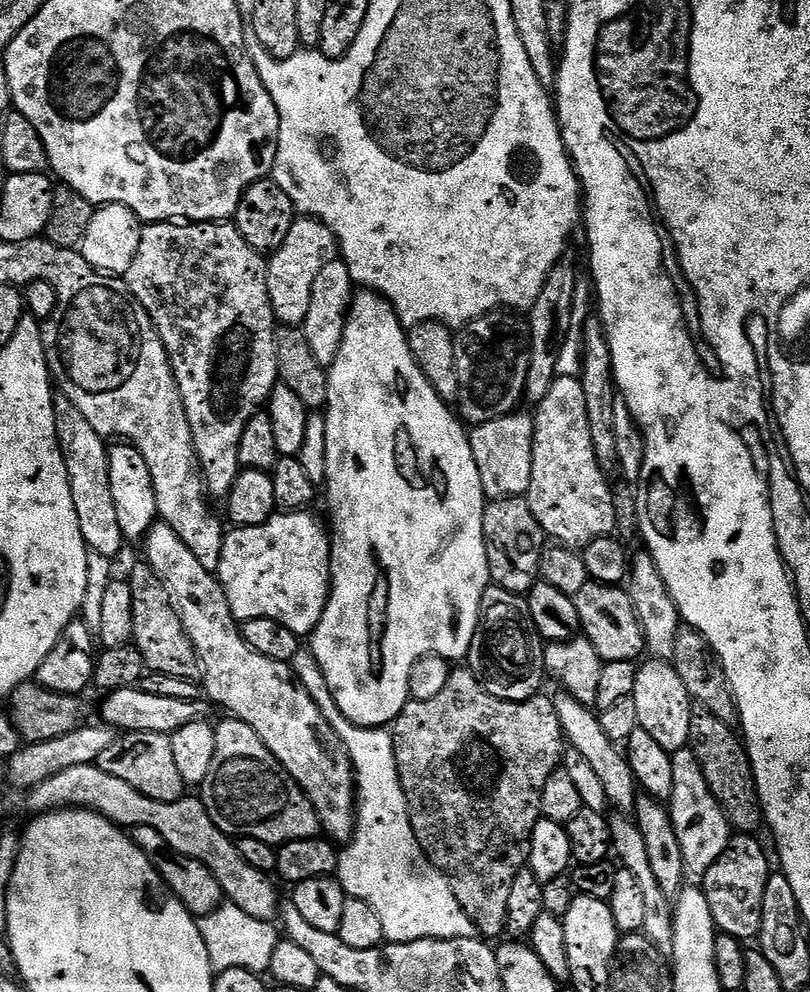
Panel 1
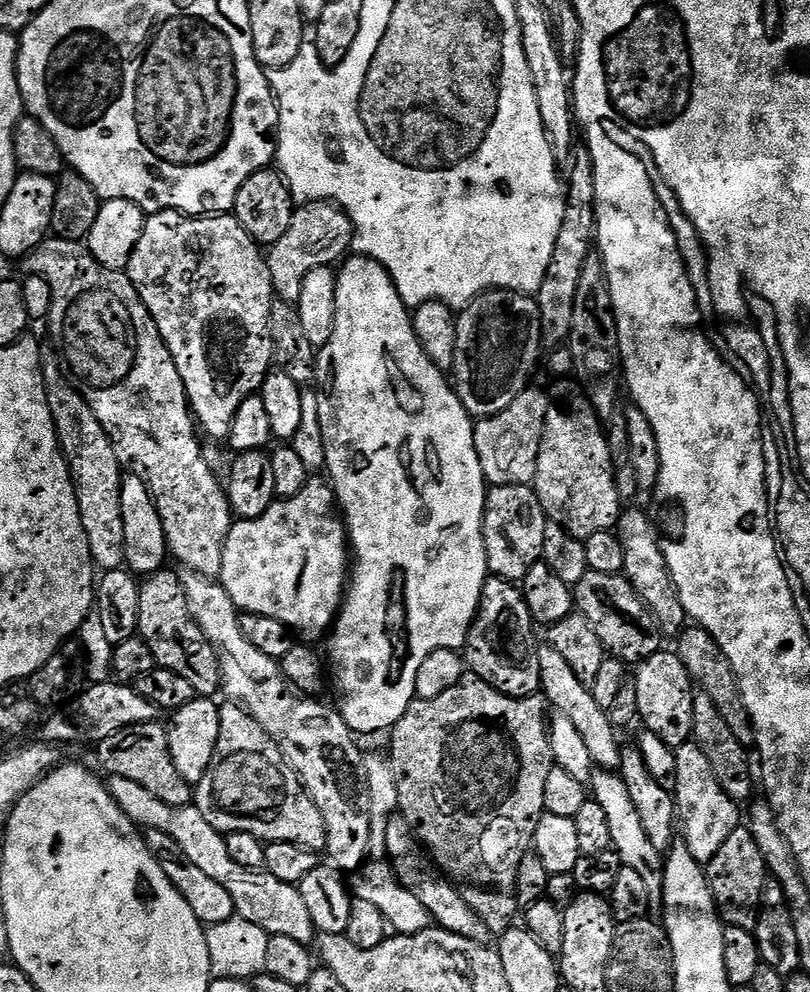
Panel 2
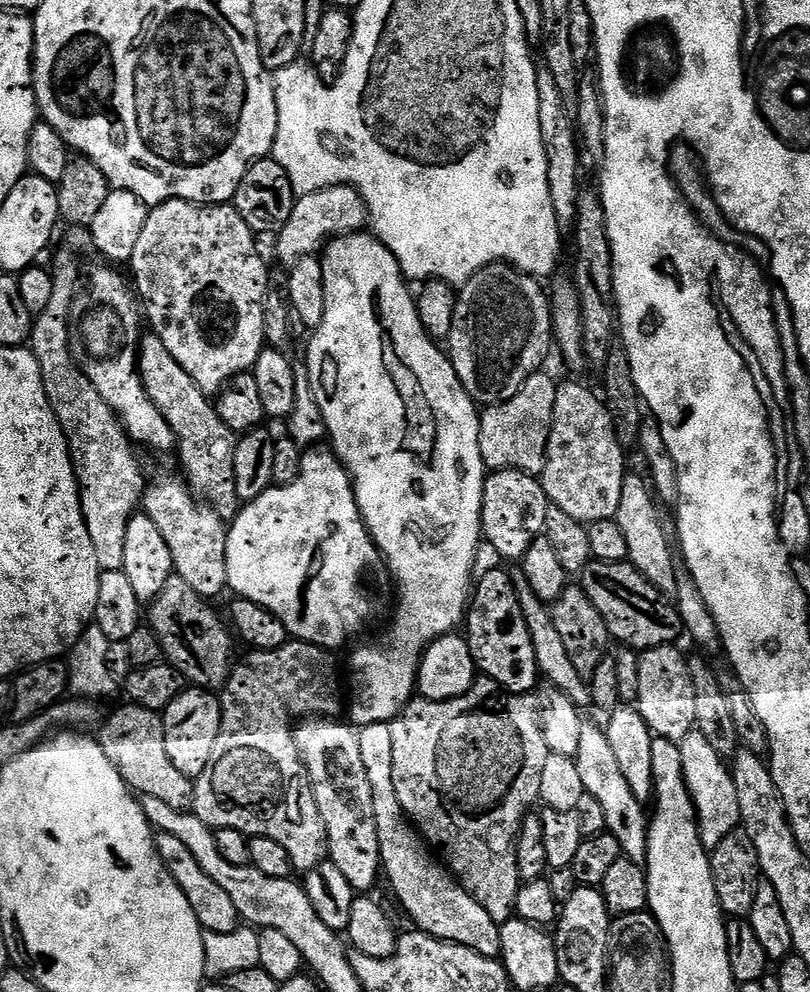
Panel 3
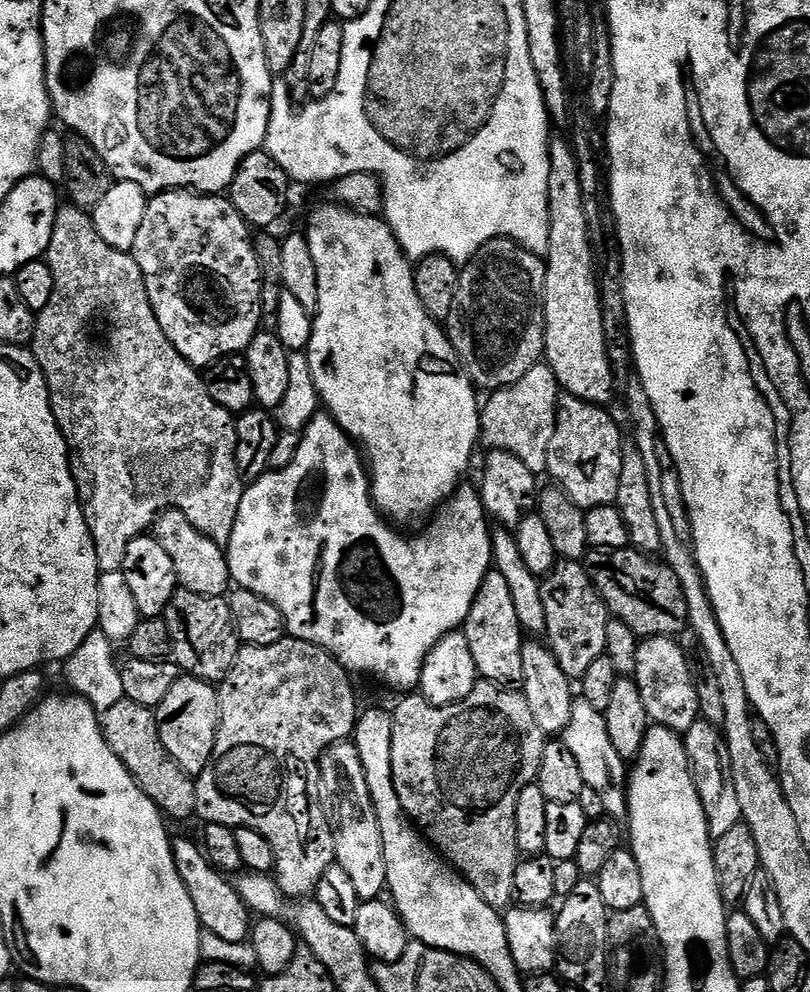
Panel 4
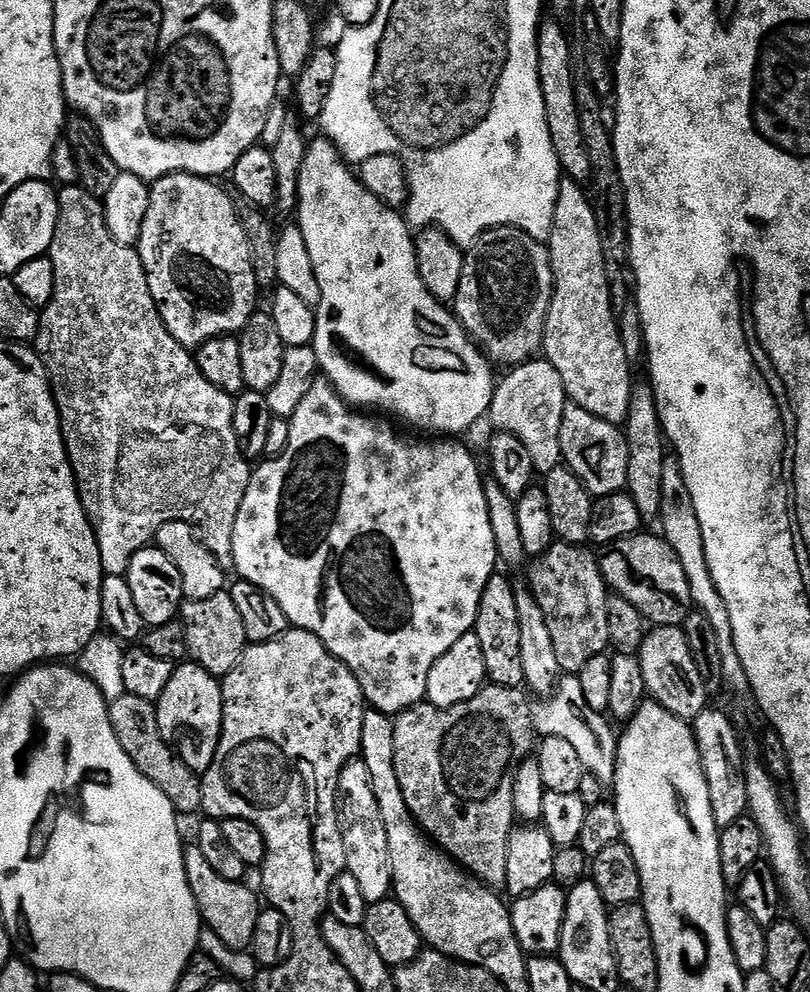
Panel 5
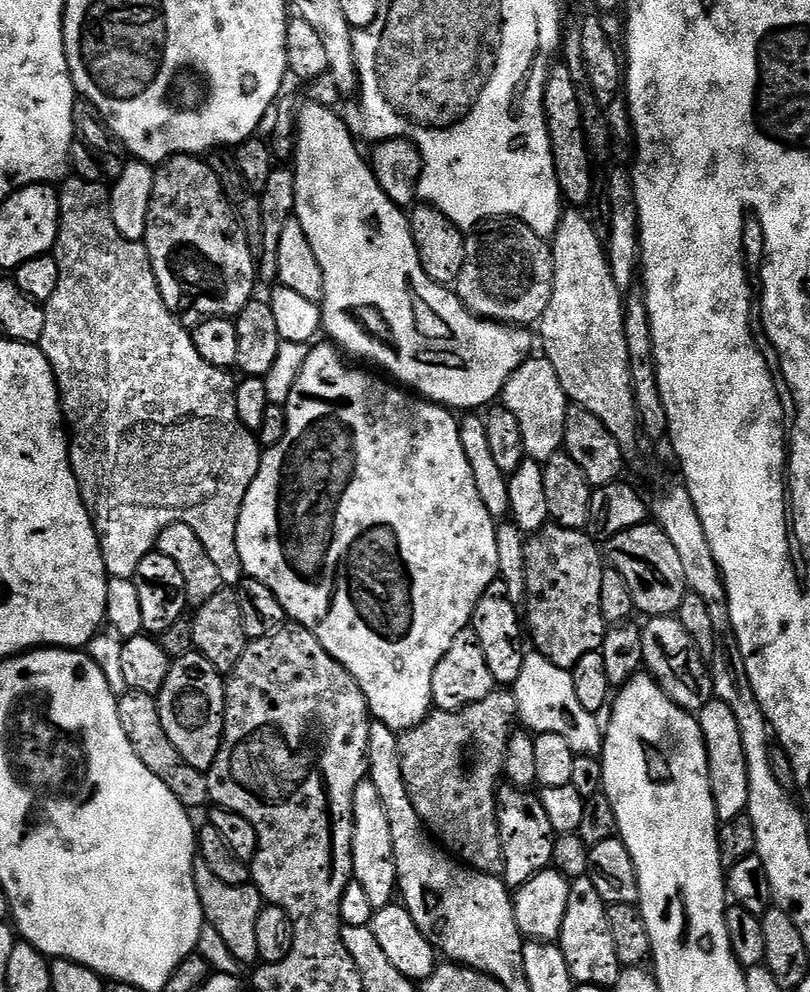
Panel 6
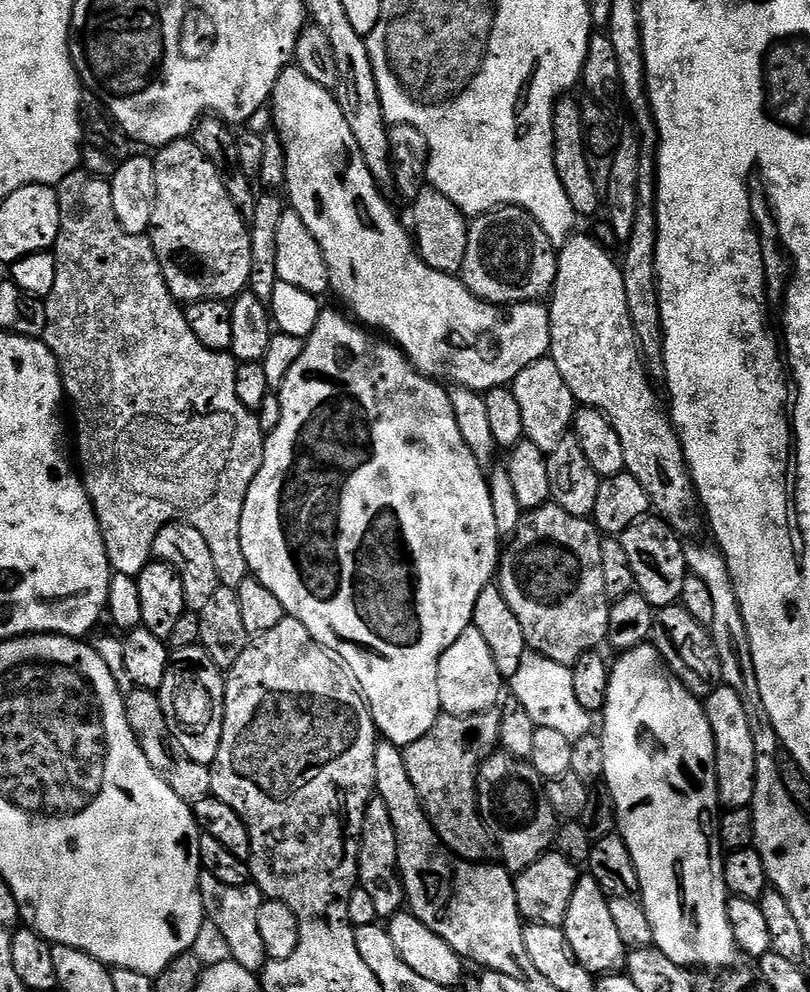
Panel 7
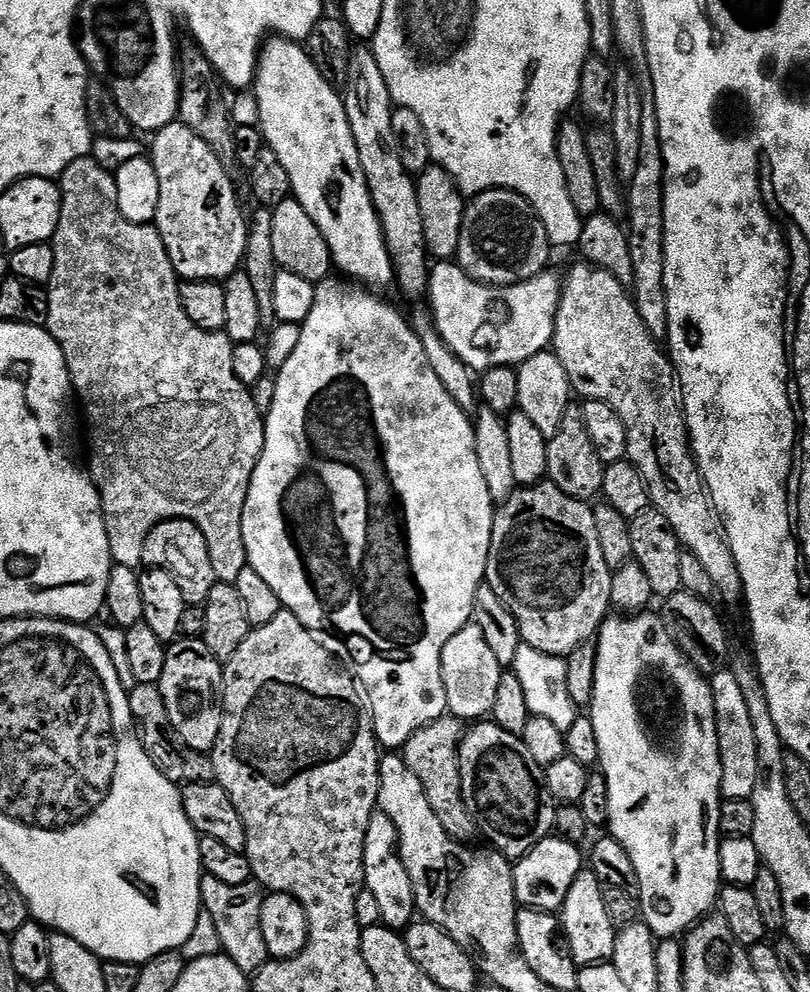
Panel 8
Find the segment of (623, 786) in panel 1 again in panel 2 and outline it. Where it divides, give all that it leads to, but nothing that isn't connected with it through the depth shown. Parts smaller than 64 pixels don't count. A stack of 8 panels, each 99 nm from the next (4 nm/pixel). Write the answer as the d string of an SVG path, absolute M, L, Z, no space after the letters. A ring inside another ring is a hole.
M550 646L541 647L538 651L538 670L540 671L540 692L545 700L555 711L566 714L570 722L574 722L578 734L582 734L582 742L586 742L586 750L590 750L590 758L593 765L604 770L616 770L620 766L620 750L622 741L619 740L618 730L612 725L612 719L608 717L607 711L594 702L594 694L591 687L582 682L570 670L566 658L558 654Z

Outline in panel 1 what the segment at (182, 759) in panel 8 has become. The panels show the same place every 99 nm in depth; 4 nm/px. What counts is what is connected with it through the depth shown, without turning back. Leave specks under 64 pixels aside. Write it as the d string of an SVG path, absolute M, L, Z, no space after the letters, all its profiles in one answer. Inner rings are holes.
M126 732L119 735L116 741L96 759L96 767L106 770L120 781L134 786L138 794L154 798L154 802L178 802L186 794L182 774L174 763L174 749L170 746L171 736L166 734L142 734Z

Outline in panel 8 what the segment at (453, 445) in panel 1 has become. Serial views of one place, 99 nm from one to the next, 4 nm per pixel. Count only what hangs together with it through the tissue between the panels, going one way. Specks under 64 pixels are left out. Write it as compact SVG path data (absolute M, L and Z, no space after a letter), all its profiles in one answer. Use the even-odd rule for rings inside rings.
M273 35L271 38L263 41L260 49L260 59L256 61L254 95L258 104L258 114L260 115L258 127L264 134L265 145L270 150L274 150L274 154L278 154L278 162L282 162L283 168L286 169L286 174L290 174L292 196L300 203L302 210L306 210L306 214L310 214L310 218L314 218L314 226L318 226L318 230L322 230L322 238L326 238L326 242L330 246L333 265L337 269L341 268L345 272L341 272L345 277L367 286L369 289L384 290L380 288L386 287L387 284L391 285L394 280L392 259L384 241L384 231L380 225L380 219L374 210L374 202L370 198L370 190L366 186L366 178L362 174L362 162L358 158L358 146L354 146L354 134L350 134L350 122L346 118L346 110L344 109L341 93L333 88L330 82L326 82L326 78L322 78L318 66L314 66L314 62L308 57L308 49L303 43L295 40L285 40L282 36ZM436 262L430 268L427 299L432 300L430 315L446 346L450 346L450 350L458 354L458 358L462 358L473 373L483 374L491 368L511 368L524 364L534 358L534 354L545 351L551 345L561 291L561 277L556 277L552 270L542 271L534 279L521 284L493 286L467 276L459 263Z

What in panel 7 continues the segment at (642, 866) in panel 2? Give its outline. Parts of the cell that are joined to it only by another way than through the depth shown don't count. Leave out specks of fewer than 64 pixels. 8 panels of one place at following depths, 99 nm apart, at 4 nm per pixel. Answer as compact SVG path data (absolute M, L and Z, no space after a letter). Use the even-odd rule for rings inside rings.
M529 650L524 653L522 666L518 666L518 674L510 678L510 684L512 684L511 695L518 702L522 702L522 706L526 706L526 714L534 718L537 728L554 730L572 741L587 736L593 731L593 713L578 706L578 698L574 695L574 678L569 665L559 664Z

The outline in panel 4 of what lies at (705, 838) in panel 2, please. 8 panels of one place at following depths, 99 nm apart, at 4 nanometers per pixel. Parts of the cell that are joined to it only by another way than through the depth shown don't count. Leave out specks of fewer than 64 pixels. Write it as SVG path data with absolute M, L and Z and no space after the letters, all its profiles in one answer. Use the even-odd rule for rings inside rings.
M698 719L694 722L694 726L690 726L688 732L683 733L682 739L692 767L698 798L706 814L708 832L715 841L742 820L742 806L738 803L738 793L734 791L734 778L730 774L730 754L724 741L724 733L709 720Z

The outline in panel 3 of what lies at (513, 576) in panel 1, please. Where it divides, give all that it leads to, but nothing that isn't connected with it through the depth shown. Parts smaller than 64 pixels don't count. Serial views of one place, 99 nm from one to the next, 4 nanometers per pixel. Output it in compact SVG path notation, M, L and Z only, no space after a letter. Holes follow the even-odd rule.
M518 470L489 471L484 477L482 514L480 515L480 527L487 547L489 544L504 560L523 561L526 550L530 550L533 542L543 533L546 510L549 506L548 495L544 492L544 485L537 477Z

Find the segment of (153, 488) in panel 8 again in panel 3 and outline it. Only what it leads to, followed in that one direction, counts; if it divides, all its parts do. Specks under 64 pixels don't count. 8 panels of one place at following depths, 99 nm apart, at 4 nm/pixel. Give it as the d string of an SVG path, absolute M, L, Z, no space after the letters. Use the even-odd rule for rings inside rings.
M69 227L67 231L64 248L68 252L60 252L56 256L56 268L52 272L54 294L46 310L35 317L30 350L42 370L42 382L48 401L62 426L68 452L72 455L72 465L80 487L82 514L86 530L90 530L90 542L94 542L98 566L101 572L118 572L122 569L126 526L141 507L146 479L144 480L144 472L136 461L137 449L133 441L128 439L128 433L120 423L119 416L104 401L102 394L94 390L92 383L84 377L70 355L72 299L82 280L82 272L80 276L80 268L76 265L76 256L82 255L87 248L91 249L93 243L88 228ZM148 334L140 341L138 371L144 381L148 397L156 403L160 413L176 435L176 448L180 452L180 468L189 489L203 503L211 506L220 519L231 522L236 519L242 502L234 486L234 450L237 437L218 418L215 403L196 385L194 378L174 362L170 350L156 337Z

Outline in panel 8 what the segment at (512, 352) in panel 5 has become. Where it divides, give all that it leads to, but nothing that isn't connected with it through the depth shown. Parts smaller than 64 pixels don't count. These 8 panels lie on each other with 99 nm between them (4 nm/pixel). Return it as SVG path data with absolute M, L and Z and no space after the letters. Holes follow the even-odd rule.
M491 188L467 201L462 222L462 242L458 242L455 259L467 276L473 276L482 284L507 286L534 279L549 267L548 255L553 255L552 243L548 240L546 226L538 218L531 202L508 188Z

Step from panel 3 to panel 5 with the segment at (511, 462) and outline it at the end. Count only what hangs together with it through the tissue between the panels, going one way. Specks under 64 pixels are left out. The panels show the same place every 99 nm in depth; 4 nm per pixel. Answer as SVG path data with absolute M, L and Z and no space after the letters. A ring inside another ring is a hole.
M533 358L524 364L515 365L505 380L501 379L496 385L496 392L492 395L492 405L488 407L487 419L492 420L496 432L509 432L526 446L530 454L530 462L537 473L546 474L550 470L561 467L560 435L562 434L562 414L565 404L569 403L568 393L562 386L562 374L554 370L554 366L547 358Z

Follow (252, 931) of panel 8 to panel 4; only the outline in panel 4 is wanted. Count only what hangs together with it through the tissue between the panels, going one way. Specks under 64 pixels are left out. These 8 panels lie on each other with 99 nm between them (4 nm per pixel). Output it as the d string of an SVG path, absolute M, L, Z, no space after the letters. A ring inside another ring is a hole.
M177 835L172 841L172 853L178 874L190 894L190 902L194 902L201 929L210 934L218 934L218 938L223 938L225 942L247 941L252 934L254 916L248 911L246 902L242 902L235 883L208 861L208 855L197 841L195 844L194 841Z

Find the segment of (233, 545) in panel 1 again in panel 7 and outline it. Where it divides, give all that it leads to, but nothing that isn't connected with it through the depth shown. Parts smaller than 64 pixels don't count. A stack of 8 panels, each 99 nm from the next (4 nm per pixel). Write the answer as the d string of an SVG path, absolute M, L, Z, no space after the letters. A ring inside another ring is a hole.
M321 311L314 330L304 340L298 362L290 366L290 374L286 374L279 386L278 426L267 433L264 461L248 488L242 510L242 554L246 554L249 573L260 580L262 586L278 598L278 602L282 602L285 613L302 622L313 638L336 655L351 672L372 712L377 733L387 743L403 750L418 742L418 738L433 728L442 714L438 698L438 662L442 654L458 642L458 634L470 627L478 594L493 583L500 567L502 538L494 522L494 502L490 498L488 476L474 454L470 454L470 446L466 446L462 433L458 431L448 388L419 372L395 344L373 334L349 319L343 311L340 312Z

